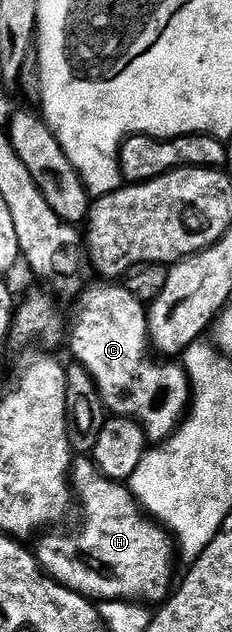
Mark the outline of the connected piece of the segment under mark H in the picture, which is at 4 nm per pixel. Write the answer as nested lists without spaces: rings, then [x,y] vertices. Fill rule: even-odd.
[[[79,458],[72,463],[71,487],[78,507],[79,504],[83,507],[83,525],[72,536],[47,534],[38,541],[37,559],[44,572],[58,584],[65,585],[92,602],[125,600],[144,606],[162,605],[172,595],[171,579],[175,576],[175,560],[177,561],[177,545],[171,533],[144,512],[126,483],[105,478],[94,459]]]

